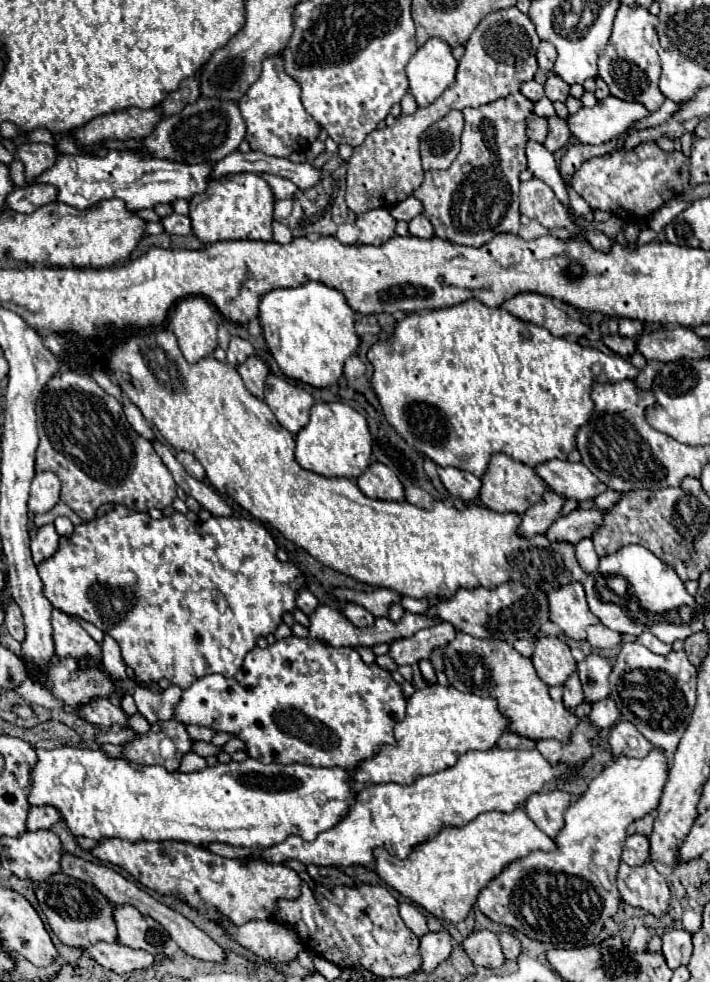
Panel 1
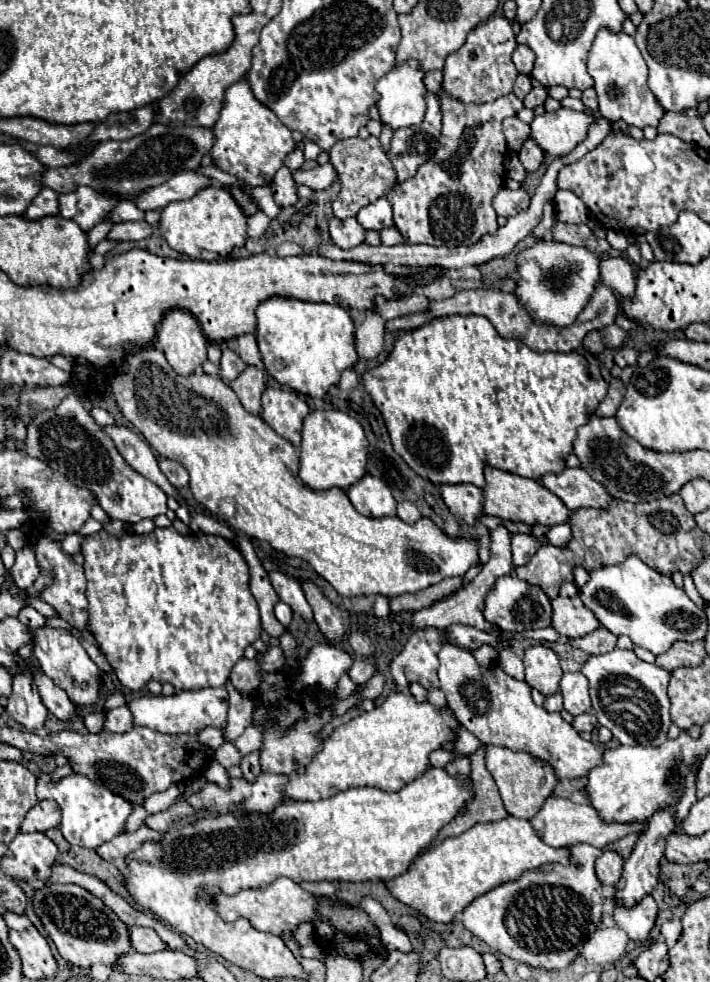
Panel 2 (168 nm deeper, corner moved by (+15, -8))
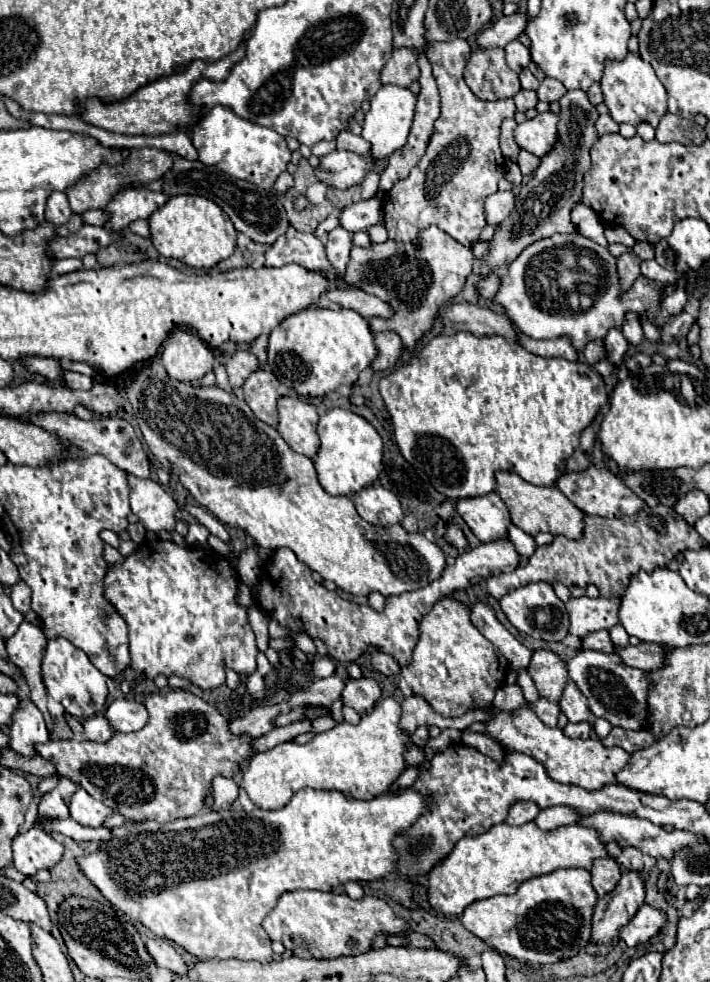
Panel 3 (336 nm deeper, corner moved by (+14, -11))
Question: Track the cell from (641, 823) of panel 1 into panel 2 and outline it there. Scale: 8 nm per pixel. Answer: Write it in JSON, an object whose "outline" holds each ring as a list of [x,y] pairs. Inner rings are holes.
{"outline":[[[628,834],[628,836],[624,836],[624,838],[616,840],[616,842],[610,842],[606,848],[608,848],[608,850],[616,850],[616,852],[620,852],[624,858],[628,858],[630,852],[632,852],[632,846],[636,844],[636,840],[638,840],[636,834]]]}

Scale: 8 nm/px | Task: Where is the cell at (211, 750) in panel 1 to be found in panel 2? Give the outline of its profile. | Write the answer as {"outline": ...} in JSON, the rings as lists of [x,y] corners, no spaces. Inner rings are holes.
{"outline":[[[226,742],[226,744],[222,744],[222,746],[214,752],[214,760],[220,762],[224,768],[230,768],[230,766],[234,766],[234,764],[240,764],[242,756],[240,756],[240,752],[234,748],[234,744]]]}

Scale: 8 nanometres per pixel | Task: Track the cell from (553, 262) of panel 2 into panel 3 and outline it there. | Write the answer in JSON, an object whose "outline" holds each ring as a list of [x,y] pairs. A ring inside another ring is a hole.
{"outline":[[[557,233],[529,245],[509,265],[507,275],[501,277],[499,291],[491,301],[503,307],[521,333],[533,339],[569,337],[577,353],[583,353],[589,341],[605,339],[611,327],[621,329],[627,313],[635,313],[639,321],[647,315],[655,327],[663,327],[671,317],[683,311],[687,299],[689,293],[683,287],[675,287],[671,293],[665,293],[663,285],[647,279],[645,275],[639,275],[629,291],[623,293],[617,275],[617,261],[607,247],[601,247],[581,233]],[[583,249],[589,249],[589,257],[597,267],[595,275],[579,269],[577,265]]]}

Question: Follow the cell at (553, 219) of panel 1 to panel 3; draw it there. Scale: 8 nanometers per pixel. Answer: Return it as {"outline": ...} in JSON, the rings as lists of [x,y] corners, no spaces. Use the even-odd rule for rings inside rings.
{"outline":[[[497,191],[485,199],[485,219],[489,225],[497,225],[515,207],[513,191]]]}

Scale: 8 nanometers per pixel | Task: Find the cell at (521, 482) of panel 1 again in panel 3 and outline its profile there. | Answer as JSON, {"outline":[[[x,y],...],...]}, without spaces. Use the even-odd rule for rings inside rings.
{"outline":[[[497,471],[497,495],[505,501],[511,513],[513,525],[523,529],[529,535],[537,535],[547,531],[551,535],[563,535],[567,539],[581,539],[583,537],[583,511],[575,507],[555,485],[551,487],[537,487],[521,479],[513,471]]]}

